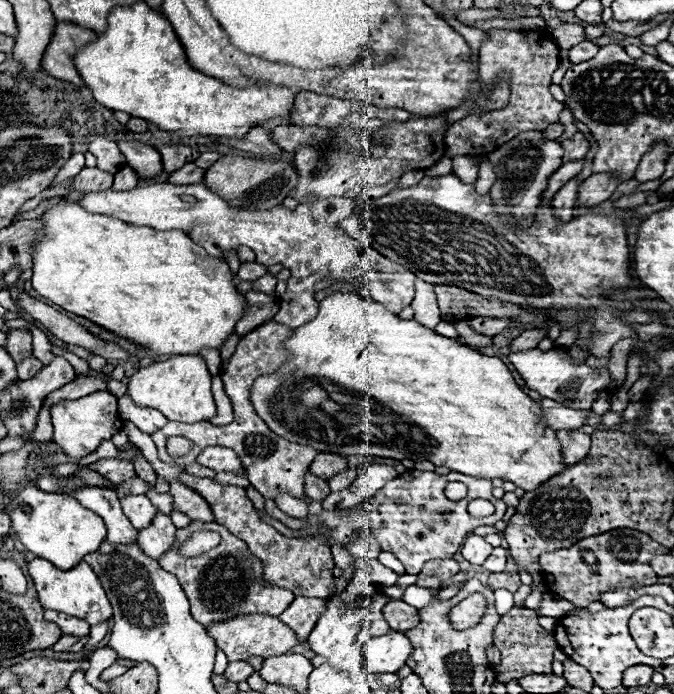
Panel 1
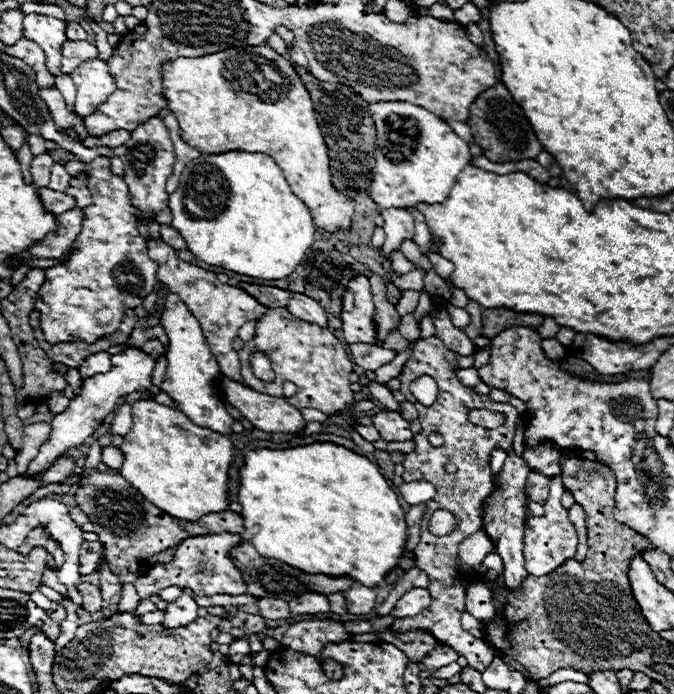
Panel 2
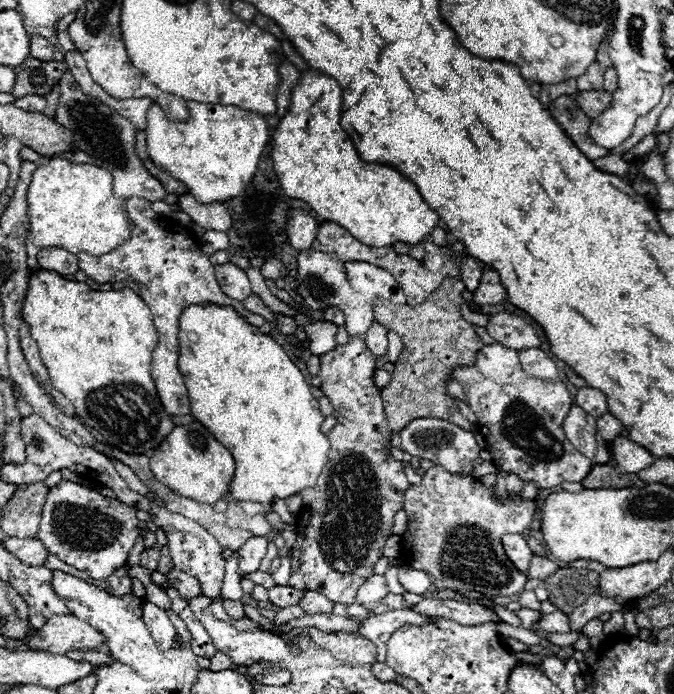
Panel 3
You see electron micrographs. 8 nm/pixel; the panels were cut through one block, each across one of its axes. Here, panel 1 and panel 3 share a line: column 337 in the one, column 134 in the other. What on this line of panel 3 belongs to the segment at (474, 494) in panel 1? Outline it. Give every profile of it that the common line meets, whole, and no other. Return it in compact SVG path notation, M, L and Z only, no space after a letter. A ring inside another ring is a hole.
M60 482L58 486L50 488L36 536L42 540L50 554L86 572L94 580L104 580L126 564L138 532L140 530L134 508L80 484Z

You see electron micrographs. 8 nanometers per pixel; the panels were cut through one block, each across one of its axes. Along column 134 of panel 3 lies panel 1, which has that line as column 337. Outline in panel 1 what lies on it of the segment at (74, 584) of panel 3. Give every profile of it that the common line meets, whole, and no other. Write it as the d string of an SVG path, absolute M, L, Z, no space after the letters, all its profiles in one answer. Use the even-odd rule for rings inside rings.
M358 570L356 576L352 578L352 582L348 584L348 588L342 594L332 596L328 600L326 612L322 614L316 628L308 636L310 648L318 656L326 658L328 664L332 664L336 670L344 670L344 672L362 670L362 666L364 666L364 654L362 654L364 644L372 636L380 636L384 632L390 632L390 626L386 624L386 620L382 616L382 606L388 600L390 598L382 592L382 588L376 586L374 582L370 582L366 572Z

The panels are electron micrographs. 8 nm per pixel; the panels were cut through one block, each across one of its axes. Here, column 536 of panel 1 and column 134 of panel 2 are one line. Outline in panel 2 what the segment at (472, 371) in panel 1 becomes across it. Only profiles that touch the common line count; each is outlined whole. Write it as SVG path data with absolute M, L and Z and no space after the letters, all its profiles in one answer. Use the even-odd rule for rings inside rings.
M138 400L132 404L132 418L134 426L124 436L122 452L124 452L124 466L120 474L144 494L144 498L156 508L168 512L170 516L178 520L196 522L204 514L212 512L224 512L228 510L228 470L232 462L232 442L228 436L222 436L214 430L202 428L192 422L186 414L180 414L178 410L158 404L154 400Z

